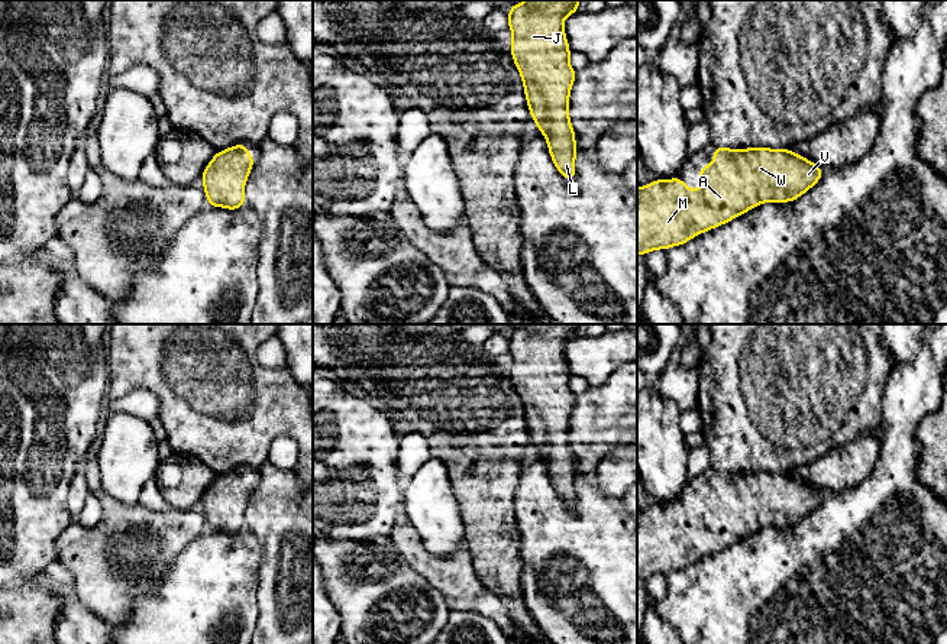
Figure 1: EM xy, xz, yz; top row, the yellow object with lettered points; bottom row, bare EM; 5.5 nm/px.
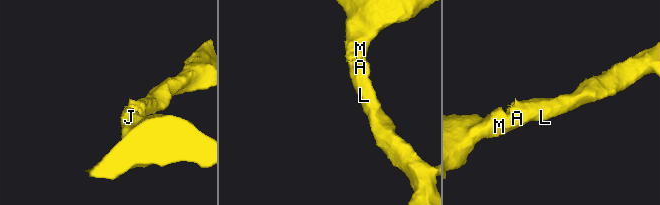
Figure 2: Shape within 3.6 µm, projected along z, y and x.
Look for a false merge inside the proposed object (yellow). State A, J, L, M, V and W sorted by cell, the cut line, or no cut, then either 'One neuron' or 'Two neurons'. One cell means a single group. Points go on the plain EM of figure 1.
Groups: A J L M V W. No split. One neuron

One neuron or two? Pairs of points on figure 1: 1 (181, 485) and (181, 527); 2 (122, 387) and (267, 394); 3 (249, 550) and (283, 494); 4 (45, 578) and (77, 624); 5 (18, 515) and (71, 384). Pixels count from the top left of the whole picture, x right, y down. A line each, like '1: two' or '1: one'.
1: two
2: one
3: two
4: one
5: one

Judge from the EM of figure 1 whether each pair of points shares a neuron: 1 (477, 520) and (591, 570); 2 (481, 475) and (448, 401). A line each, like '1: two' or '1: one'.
1: two
2: one

